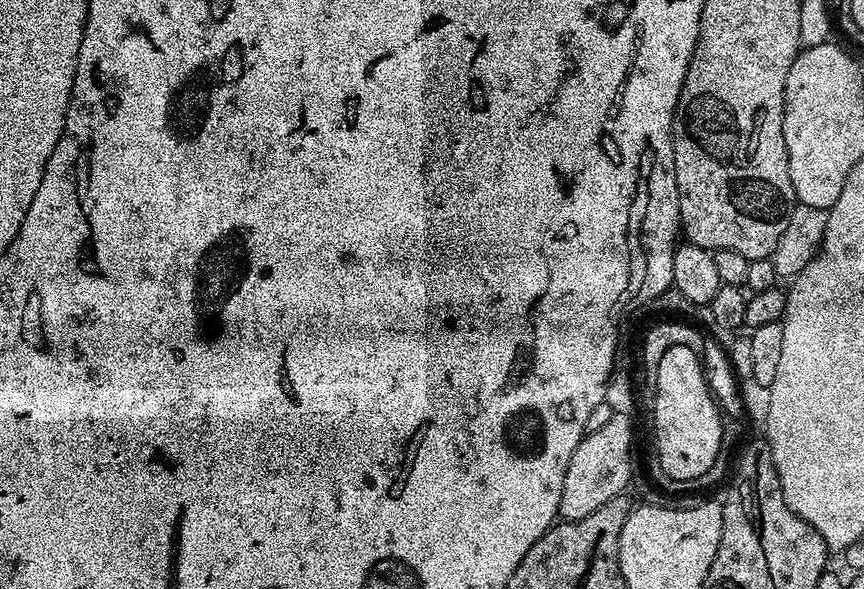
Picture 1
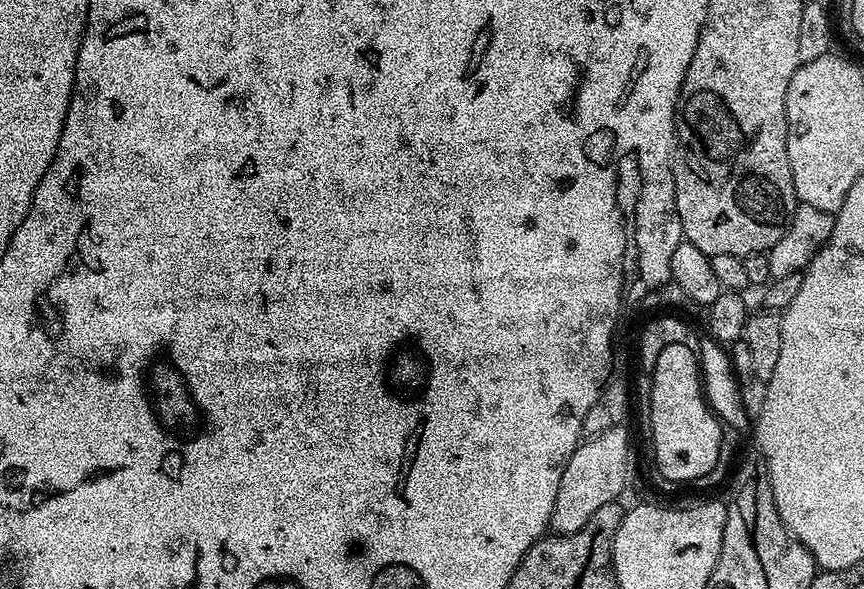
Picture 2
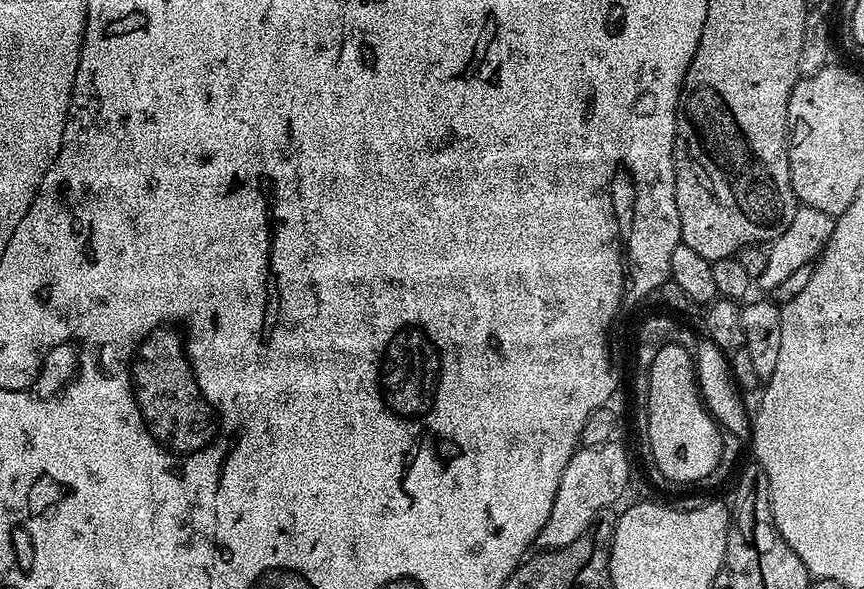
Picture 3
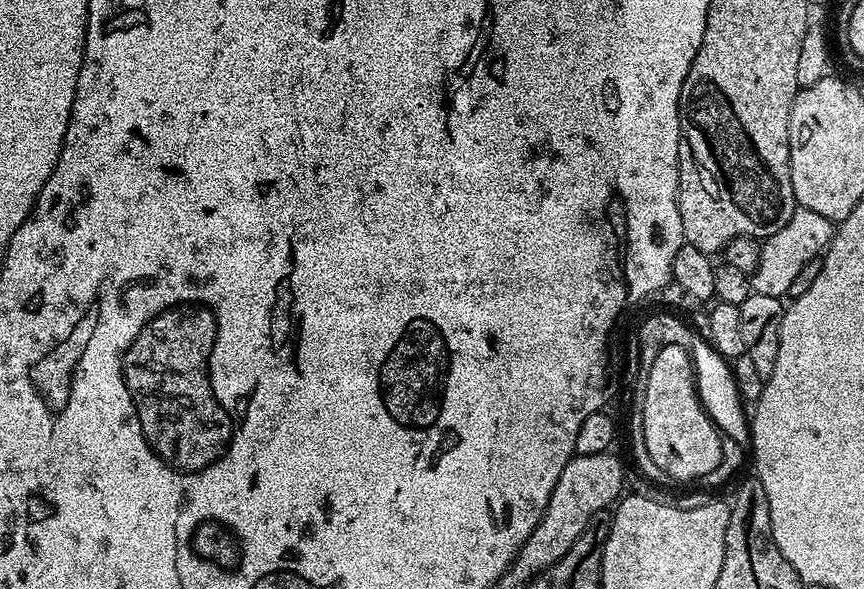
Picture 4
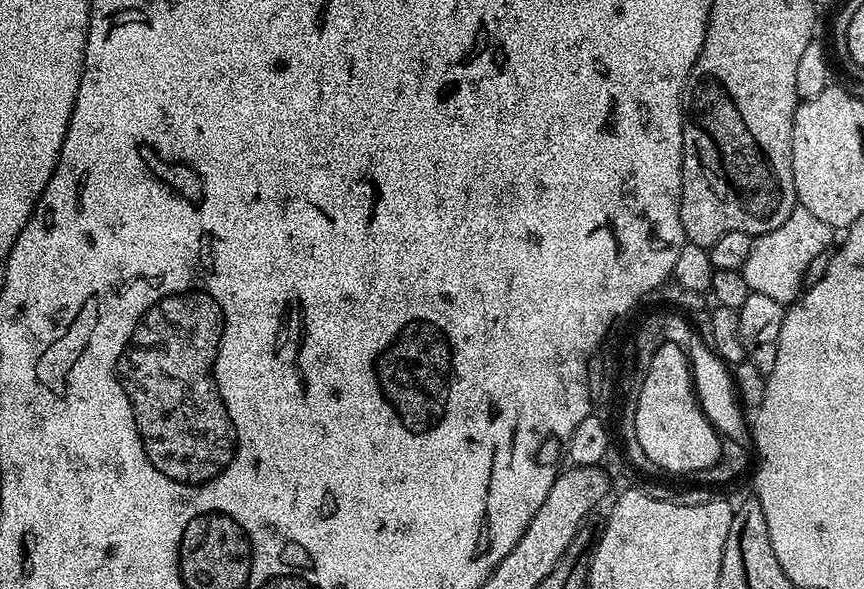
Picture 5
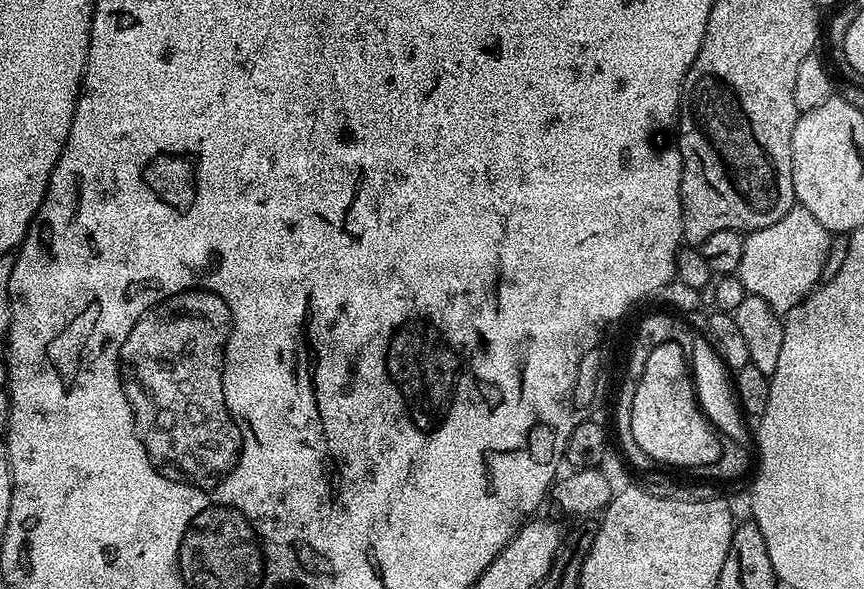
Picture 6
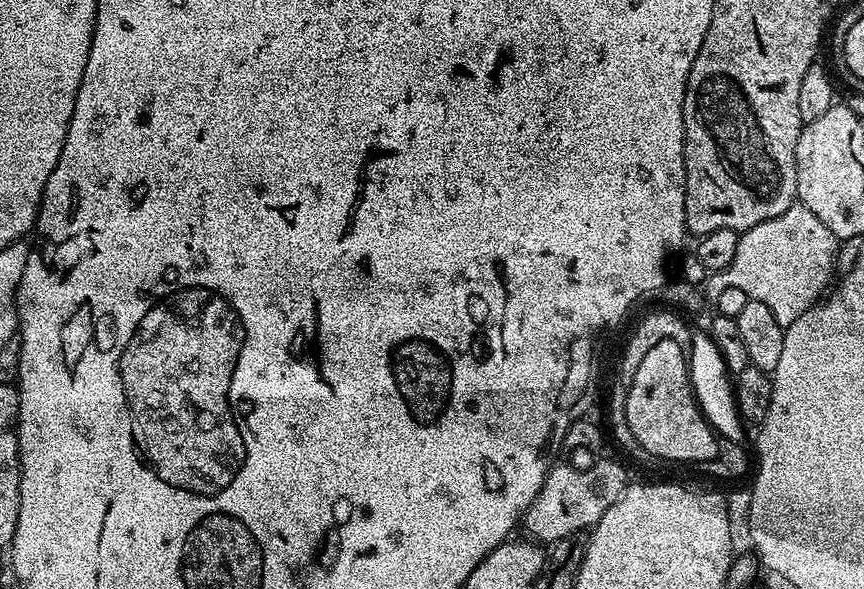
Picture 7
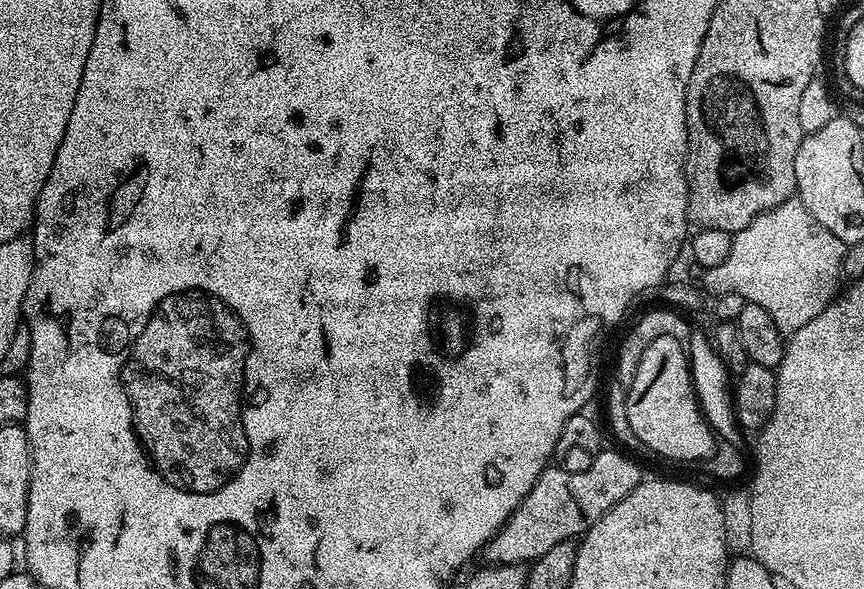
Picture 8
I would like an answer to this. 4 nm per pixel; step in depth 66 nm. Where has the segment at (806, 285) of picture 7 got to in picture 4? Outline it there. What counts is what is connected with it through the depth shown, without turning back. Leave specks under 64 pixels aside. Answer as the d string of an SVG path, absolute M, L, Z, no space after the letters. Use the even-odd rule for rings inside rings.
M796 207L790 222L786 222L786 226L778 230L778 234L767 237L761 243L762 258L758 258L758 266L750 277L753 292L787 297L794 278L798 278L799 272L802 271L802 266L817 259L827 249L833 235L833 221L822 218L822 214L814 214L814 210Z

